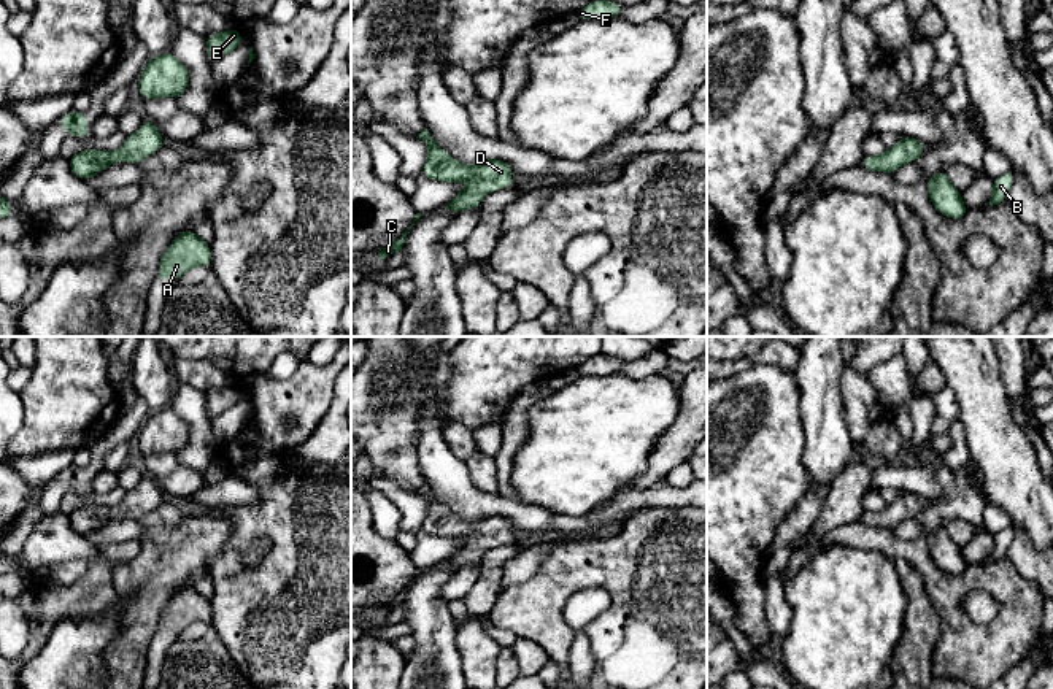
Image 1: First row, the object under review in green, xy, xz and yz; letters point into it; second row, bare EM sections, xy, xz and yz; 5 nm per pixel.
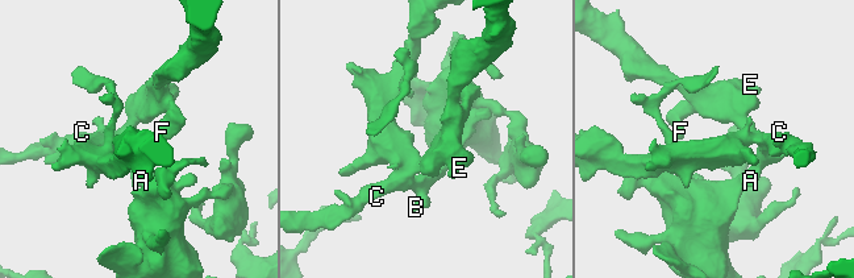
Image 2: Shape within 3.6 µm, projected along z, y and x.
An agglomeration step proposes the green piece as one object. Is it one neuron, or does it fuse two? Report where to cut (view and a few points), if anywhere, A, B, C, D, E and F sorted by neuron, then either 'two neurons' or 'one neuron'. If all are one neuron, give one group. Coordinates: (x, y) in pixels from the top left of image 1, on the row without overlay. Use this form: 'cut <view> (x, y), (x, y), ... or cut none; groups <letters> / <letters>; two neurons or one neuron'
cut none; groups A B C D E F; one neuron

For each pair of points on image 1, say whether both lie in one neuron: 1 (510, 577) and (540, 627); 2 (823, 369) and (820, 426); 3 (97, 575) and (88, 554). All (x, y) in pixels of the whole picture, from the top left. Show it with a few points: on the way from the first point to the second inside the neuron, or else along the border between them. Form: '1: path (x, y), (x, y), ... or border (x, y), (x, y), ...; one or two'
1: border (542, 558), (537, 570), (528, 580), (501, 588); two
2: path (821, 383), (821, 411); one
3: border (100, 546), (100, 554), (89, 565); two

